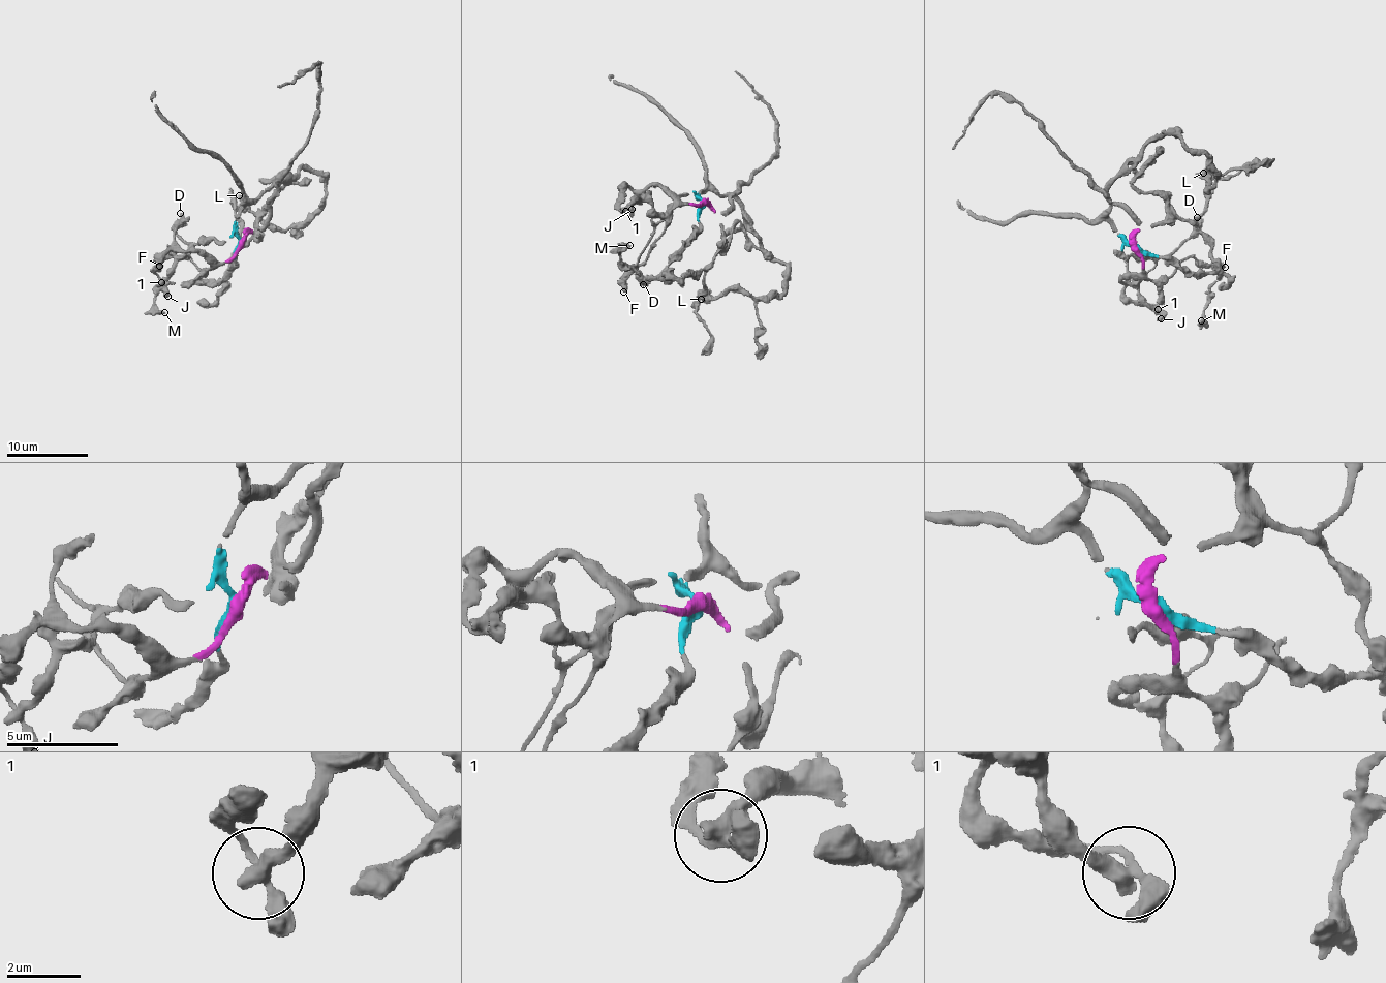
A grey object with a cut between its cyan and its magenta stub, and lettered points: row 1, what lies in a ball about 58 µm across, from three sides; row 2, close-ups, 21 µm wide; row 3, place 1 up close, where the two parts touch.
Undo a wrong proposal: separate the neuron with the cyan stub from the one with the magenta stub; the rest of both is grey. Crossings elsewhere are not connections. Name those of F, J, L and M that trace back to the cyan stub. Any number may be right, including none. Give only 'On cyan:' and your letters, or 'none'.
On cyan: L, M

